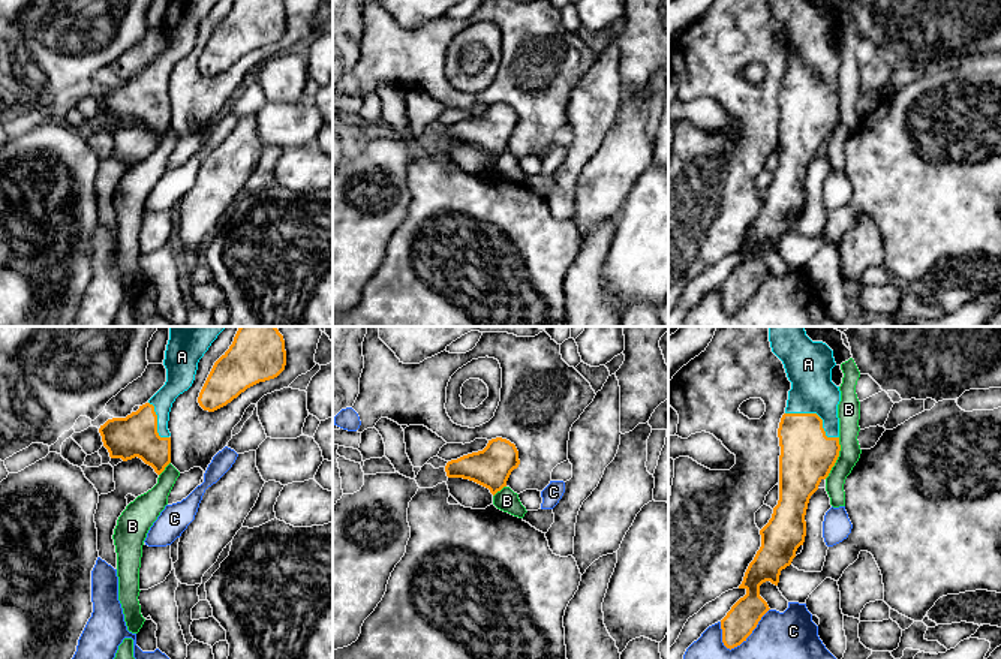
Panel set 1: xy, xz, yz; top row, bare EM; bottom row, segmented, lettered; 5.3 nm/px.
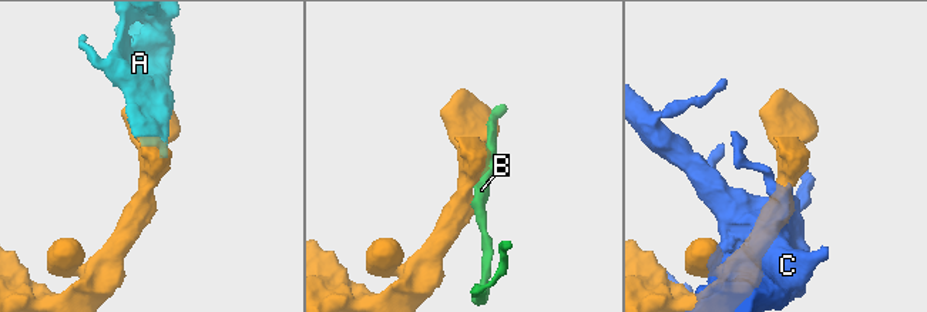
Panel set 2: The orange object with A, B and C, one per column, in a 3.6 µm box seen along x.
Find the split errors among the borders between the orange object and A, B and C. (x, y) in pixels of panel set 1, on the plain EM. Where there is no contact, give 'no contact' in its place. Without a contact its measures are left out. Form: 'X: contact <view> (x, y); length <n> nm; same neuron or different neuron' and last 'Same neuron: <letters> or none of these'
A: contact yz (817, 80); length 320 nm; same neuron
B: contact yz (836, 123); length 240 nm; different neuron
C: contact yz (748, 300); length 320 nm; different neuron
Same neuron: A

